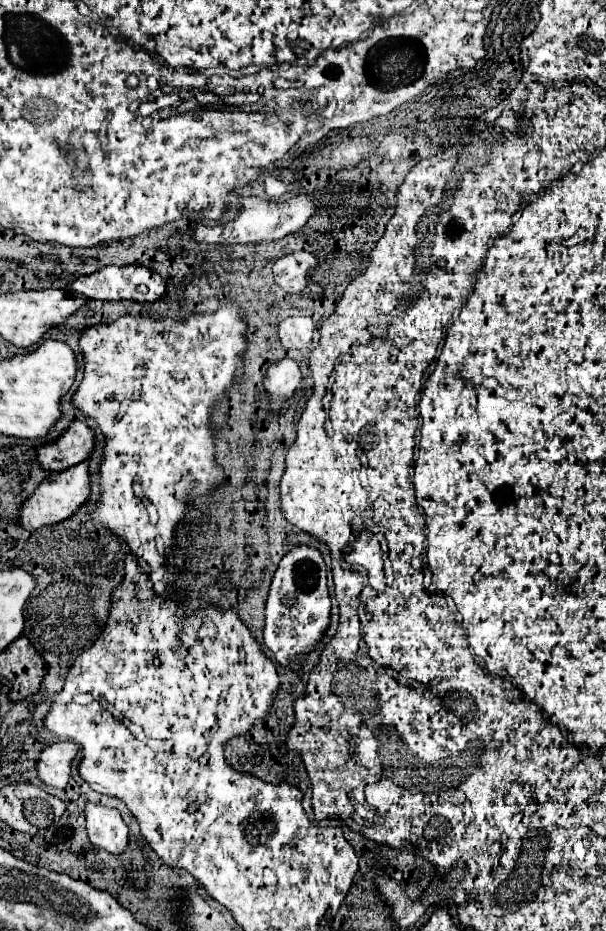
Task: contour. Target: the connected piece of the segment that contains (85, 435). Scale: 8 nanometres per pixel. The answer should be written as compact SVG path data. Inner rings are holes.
M74 421L56 443L38 449L38 463L48 471L64 471L88 461L94 449L94 439L94 431L84 421Z

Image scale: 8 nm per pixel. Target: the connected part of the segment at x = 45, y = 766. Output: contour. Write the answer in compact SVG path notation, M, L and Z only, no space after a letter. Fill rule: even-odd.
M70 741L48 745L38 759L38 775L46 785L54 785L66 789L70 781L70 767L74 757L78 755L78 745Z

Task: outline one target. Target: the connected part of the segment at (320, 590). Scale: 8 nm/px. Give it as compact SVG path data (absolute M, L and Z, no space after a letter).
M294 547L278 565L270 595L266 601L266 625L264 625L264 647L274 653L274 659L286 667L292 657L306 655L316 649L316 645L322 641L326 629L330 627L330 599L328 599L328 585L326 585L326 565L322 555L312 547Z

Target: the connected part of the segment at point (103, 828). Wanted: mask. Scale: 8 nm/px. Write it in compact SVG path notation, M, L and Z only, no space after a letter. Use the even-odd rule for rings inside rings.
M88 803L86 829L90 841L108 853L124 853L128 847L128 825L116 809Z

